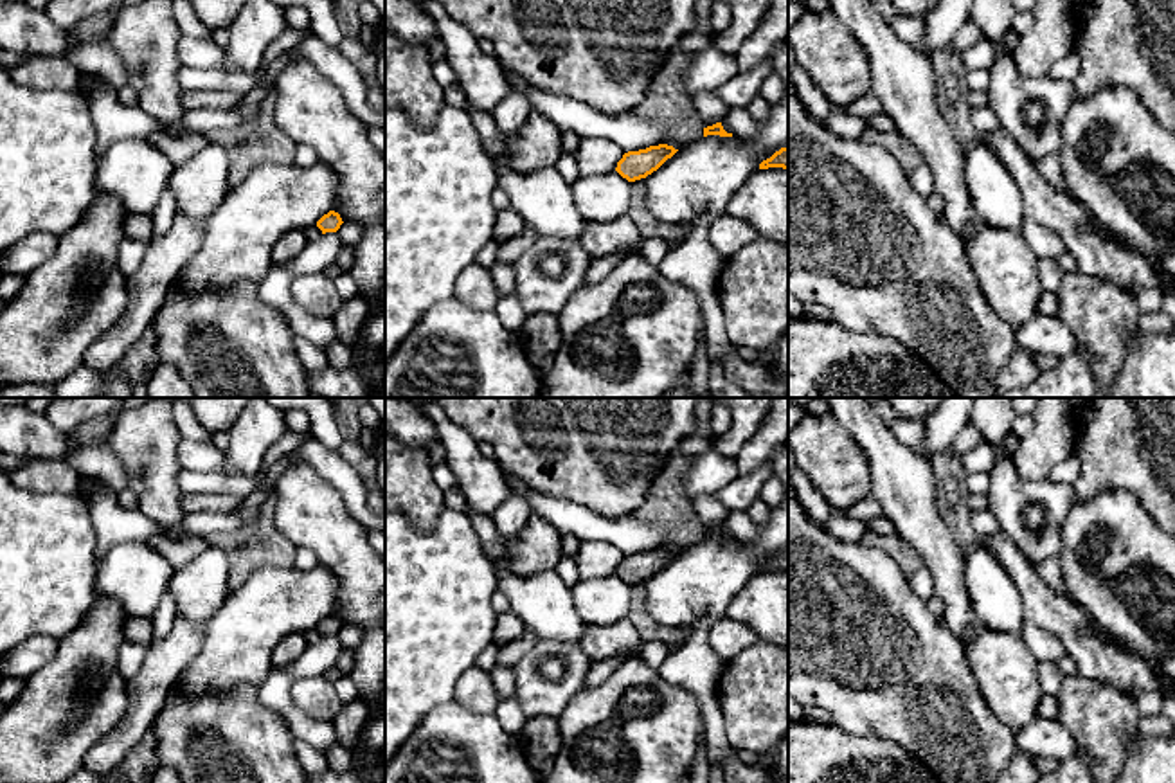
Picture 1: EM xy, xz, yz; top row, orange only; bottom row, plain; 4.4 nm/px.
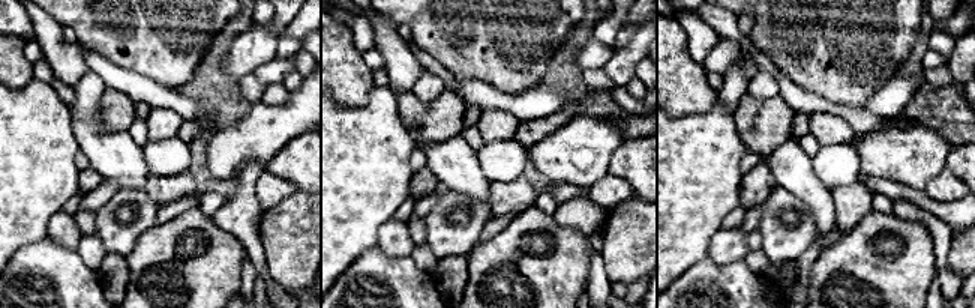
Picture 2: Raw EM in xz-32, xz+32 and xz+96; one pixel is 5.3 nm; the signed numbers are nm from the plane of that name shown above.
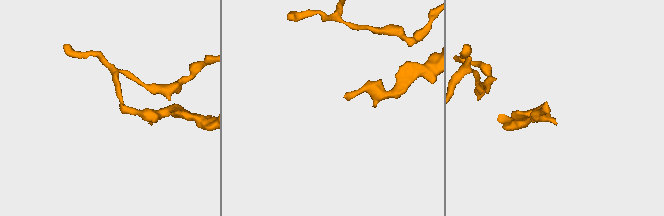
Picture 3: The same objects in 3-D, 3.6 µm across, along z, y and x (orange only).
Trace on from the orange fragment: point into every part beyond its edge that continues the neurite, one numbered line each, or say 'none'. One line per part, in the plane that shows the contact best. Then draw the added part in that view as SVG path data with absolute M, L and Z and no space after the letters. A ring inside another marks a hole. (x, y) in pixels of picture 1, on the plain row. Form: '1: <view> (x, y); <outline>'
none

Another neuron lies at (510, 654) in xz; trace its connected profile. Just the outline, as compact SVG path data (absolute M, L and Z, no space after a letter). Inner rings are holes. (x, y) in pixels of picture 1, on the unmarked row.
M529 628L509 644L504 644L498 652L497 664L504 668L515 668L518 661L540 641L540 637Z

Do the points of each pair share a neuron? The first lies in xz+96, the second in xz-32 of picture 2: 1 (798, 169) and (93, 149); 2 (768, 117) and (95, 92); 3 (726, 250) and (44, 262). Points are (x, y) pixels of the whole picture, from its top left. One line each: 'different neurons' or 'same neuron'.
1: same neuron
2: different neurons
3: different neurons

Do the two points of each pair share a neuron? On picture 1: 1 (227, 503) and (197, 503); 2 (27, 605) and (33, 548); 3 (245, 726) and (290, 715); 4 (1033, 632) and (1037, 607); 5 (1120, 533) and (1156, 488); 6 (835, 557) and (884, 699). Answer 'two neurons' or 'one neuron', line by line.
1: one neuron
2: one neuron
3: two neurons
4: two neurons
5: two neurons
6: one neuron

